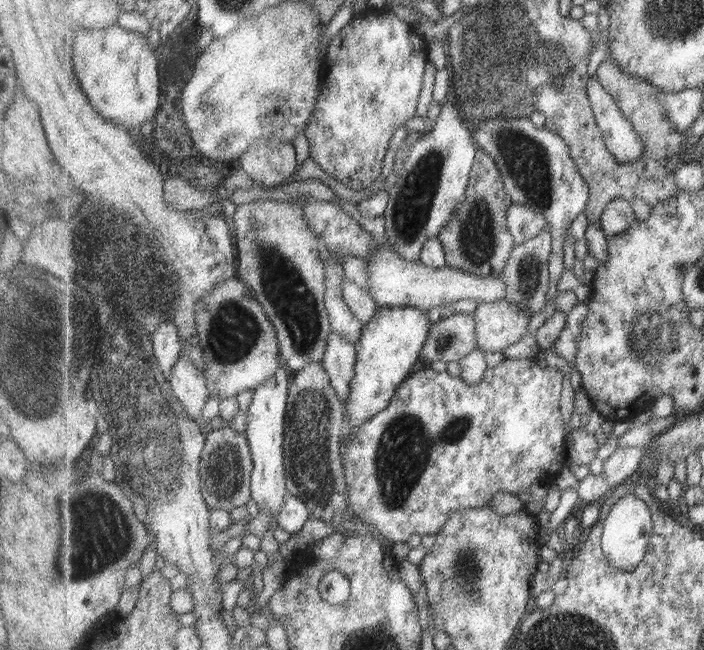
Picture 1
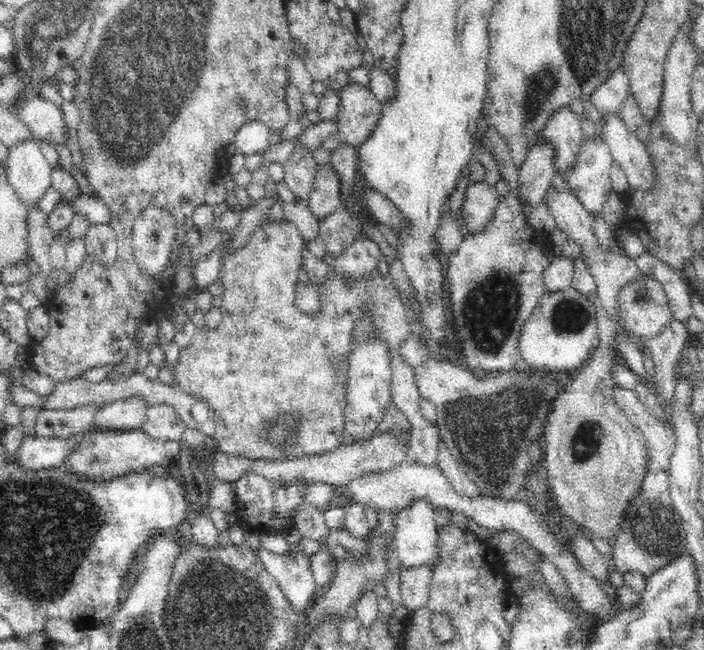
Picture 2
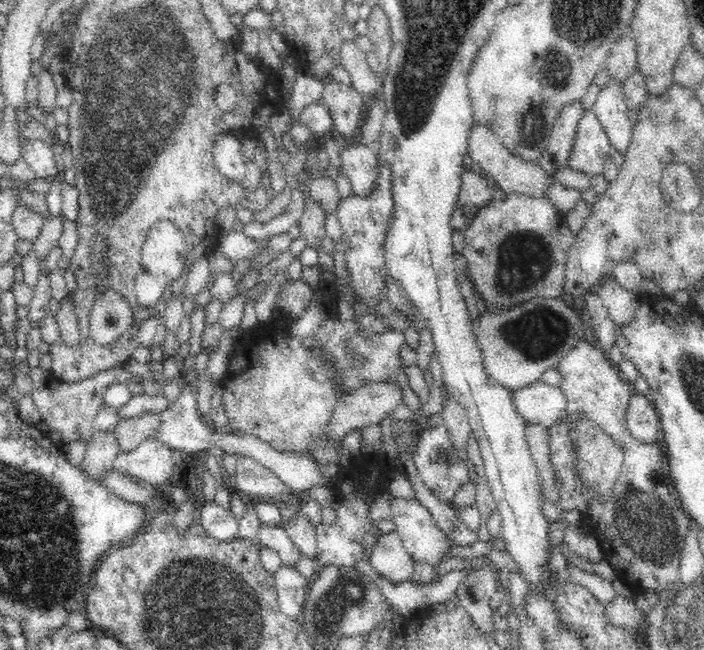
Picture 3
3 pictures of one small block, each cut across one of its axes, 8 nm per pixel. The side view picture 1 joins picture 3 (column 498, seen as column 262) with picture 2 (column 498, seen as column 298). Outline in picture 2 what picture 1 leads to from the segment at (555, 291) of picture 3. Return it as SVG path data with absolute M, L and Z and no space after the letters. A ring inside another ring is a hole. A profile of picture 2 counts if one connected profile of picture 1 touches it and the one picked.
M512 192L507 193L500 199L486 228L478 234L465 234L458 251L448 258L448 291L452 295L452 322L457 331L456 337L461 343L464 363L468 363L468 367L476 367L483 373L504 372L520 365L517 356L520 330L532 314L538 299L547 293L544 274L556 258L552 252L549 234L530 224L519 201Z

